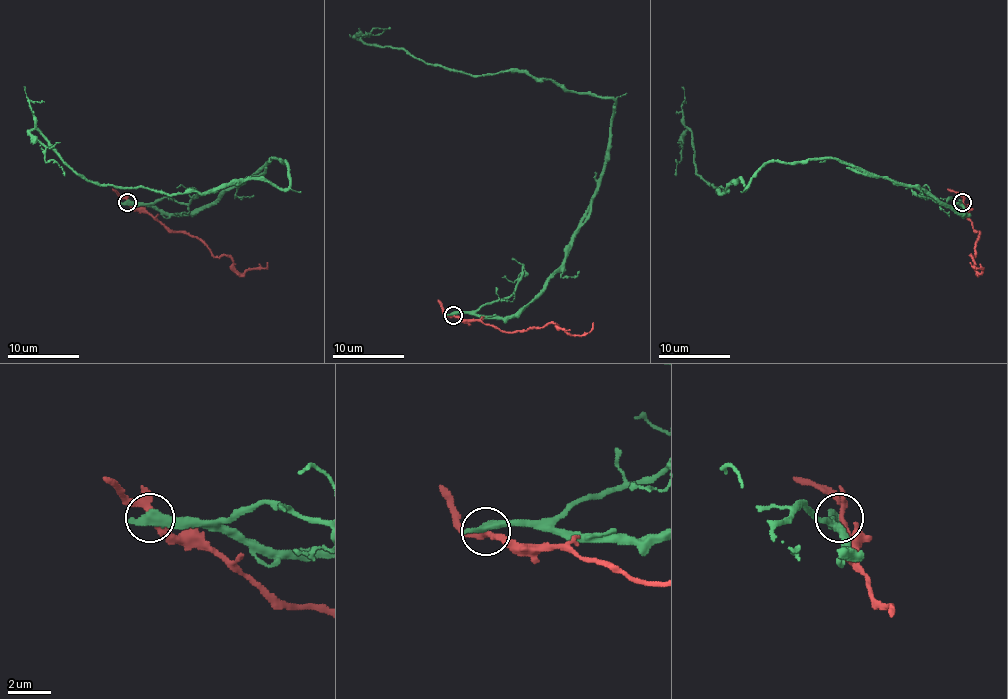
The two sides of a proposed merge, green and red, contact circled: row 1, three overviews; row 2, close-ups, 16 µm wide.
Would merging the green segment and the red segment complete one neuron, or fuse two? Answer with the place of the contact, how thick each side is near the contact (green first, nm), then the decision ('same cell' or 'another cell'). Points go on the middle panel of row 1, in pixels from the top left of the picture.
at (453, 315); 500 nm thick on the green side, 240 nm on the other; another cell

